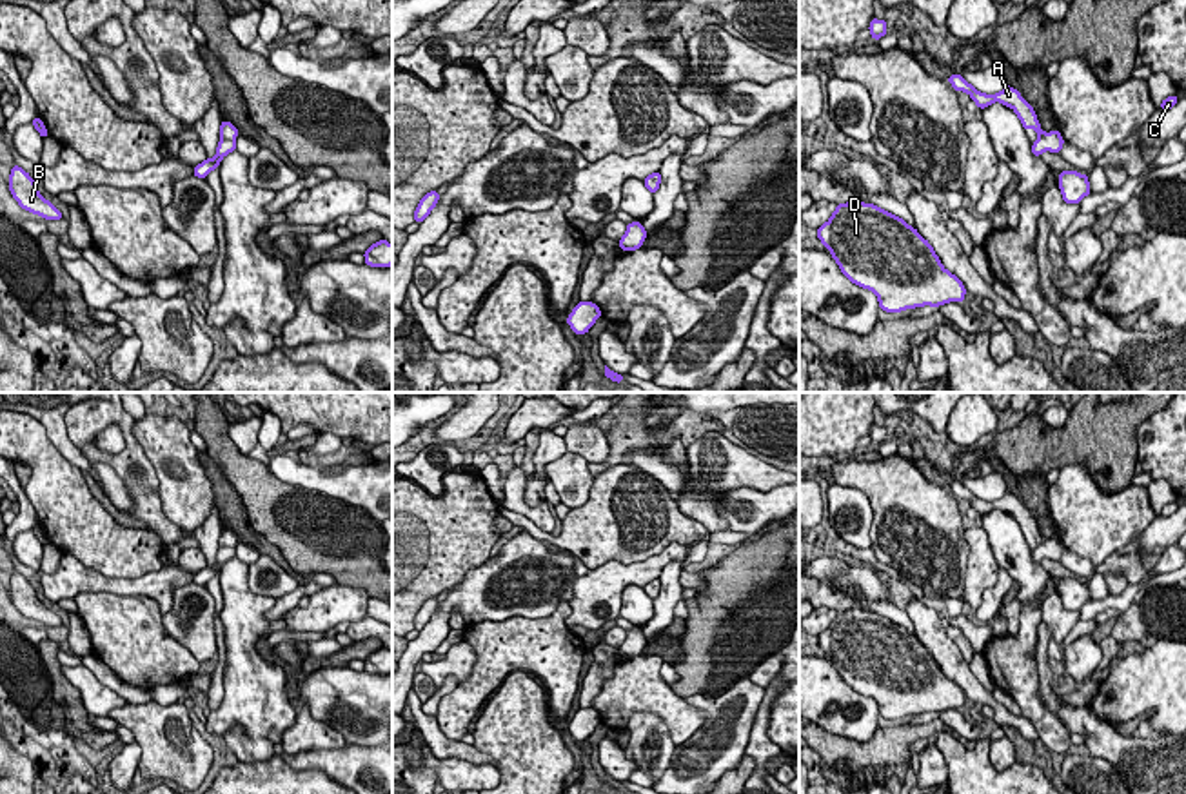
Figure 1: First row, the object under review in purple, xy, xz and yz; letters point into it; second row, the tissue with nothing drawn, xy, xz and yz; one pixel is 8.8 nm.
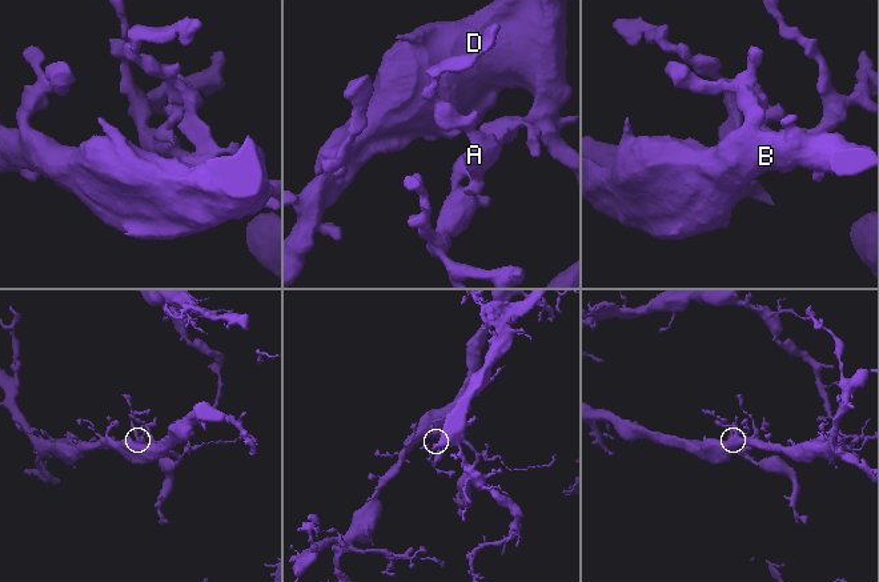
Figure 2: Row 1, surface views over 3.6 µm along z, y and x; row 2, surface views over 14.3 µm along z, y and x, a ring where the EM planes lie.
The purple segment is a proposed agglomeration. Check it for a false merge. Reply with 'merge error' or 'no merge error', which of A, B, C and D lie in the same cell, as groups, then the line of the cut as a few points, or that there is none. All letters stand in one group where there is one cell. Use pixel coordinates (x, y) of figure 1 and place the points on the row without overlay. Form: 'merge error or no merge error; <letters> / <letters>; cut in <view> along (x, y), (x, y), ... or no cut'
merge error; A B D / C; cut in xy along (222, 545), (233, 547)

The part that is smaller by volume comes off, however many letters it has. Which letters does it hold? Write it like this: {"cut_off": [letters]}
{"cut_off": ["C"]}

